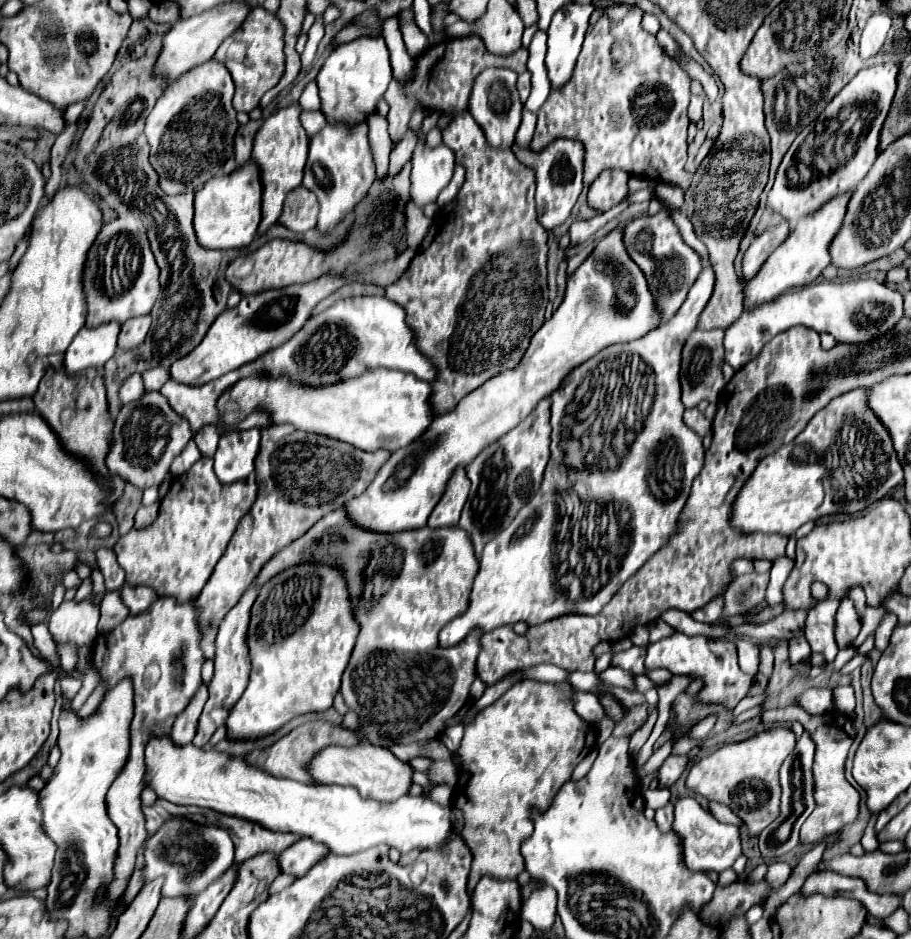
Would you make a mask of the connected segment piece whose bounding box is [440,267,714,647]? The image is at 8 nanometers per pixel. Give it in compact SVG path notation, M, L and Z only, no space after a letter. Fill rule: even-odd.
M706 267L672 321L648 331L636 341L620 343L594 355L590 361L578 365L552 393L552 455L544 471L544 481L514 521L486 543L470 595L470 607L440 631L440 645L456 645L474 627L490 631L520 619L528 625L538 625L566 613L596 615L644 561L664 545L670 533L676 531L676 519L704 461L702 437L682 421L680 359L684 341L688 333L696 329L712 289L714 271ZM620 353L638 357L644 369L640 373L654 375L654 401L644 419L644 429L636 435L628 453L616 447L594 449L584 441L580 431L568 431L570 425L564 425L570 415L567 405L574 399L576 385L580 385L600 361L618 357ZM560 431L566 449L560 445ZM566 451L572 455L574 463L584 461L584 469L588 469L588 473L580 473L574 483L572 463ZM622 455L624 461L620 461Z

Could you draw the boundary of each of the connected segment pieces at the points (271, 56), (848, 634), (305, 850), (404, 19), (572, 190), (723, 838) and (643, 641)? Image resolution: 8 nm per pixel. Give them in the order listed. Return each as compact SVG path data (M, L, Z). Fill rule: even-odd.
M254 7L252 13L248 13L242 29L236 29L236 33L232 33L226 41L222 41L214 59L224 63L232 73L232 79L236 83L234 95L236 111L250 113L260 103L262 95L280 81L284 73L282 49L284 49L284 23L278 19L276 13L270 13L264 7Z
M842 599L836 613L836 627L834 627L838 647L842 649L850 645L858 637L858 633L860 633L860 617L852 605L852 599Z
M306 837L288 847L286 851L282 851L278 855L278 865L282 873L302 877L304 873L308 873L308 869L312 869L312 865L316 865L316 861L322 861L328 855L330 849L324 849L324 845L316 845L316 841L308 841Z
M404 9L404 11L398 15L398 19L400 19L400 31L402 31L402 37L404 37L408 55L410 55L410 57L420 55L420 51L424 51L426 45L428 45L428 37L426 37L426 35L420 31L420 27L416 25L412 9Z
M556 139L552 145L548 145L544 151L536 153L532 149L520 149L512 147L514 155L520 163L526 167L532 167L536 175L536 207L538 207L538 221L544 229L554 229L560 223L566 221L570 215L580 191L582 191L582 163L584 163L584 147L580 141L568 141L568 139Z
M687 788L686 791L690 795L680 797L680 801L674 807L674 829L684 837L684 841L688 843L688 869L696 871L724 871L730 869L732 863L736 861L736 857L740 855L740 831L734 825L726 825L720 823L712 813L704 811L696 799L687 796L695 796Z
M638 625L634 631L632 631L632 635L630 635L630 639L632 639L632 643L634 645L648 645L648 627L646 625Z

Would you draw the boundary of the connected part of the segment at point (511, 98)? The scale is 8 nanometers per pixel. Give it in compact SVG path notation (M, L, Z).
M496 67L486 69L476 77L476 83L470 95L468 111L476 119L476 123L482 127L488 145L492 145L494 149L510 149L514 145L516 129L520 127L520 121L522 121L524 105L516 89L516 79L518 75L510 69L496 69Z

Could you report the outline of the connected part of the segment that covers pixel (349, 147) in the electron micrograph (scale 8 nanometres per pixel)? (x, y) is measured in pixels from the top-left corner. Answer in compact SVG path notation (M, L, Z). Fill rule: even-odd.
M324 125L322 131L310 137L310 151L304 169L304 187L314 191L320 201L318 229L330 231L354 205L368 193L376 179L374 161L368 149L368 125L356 125L356 129L344 129L344 125Z

